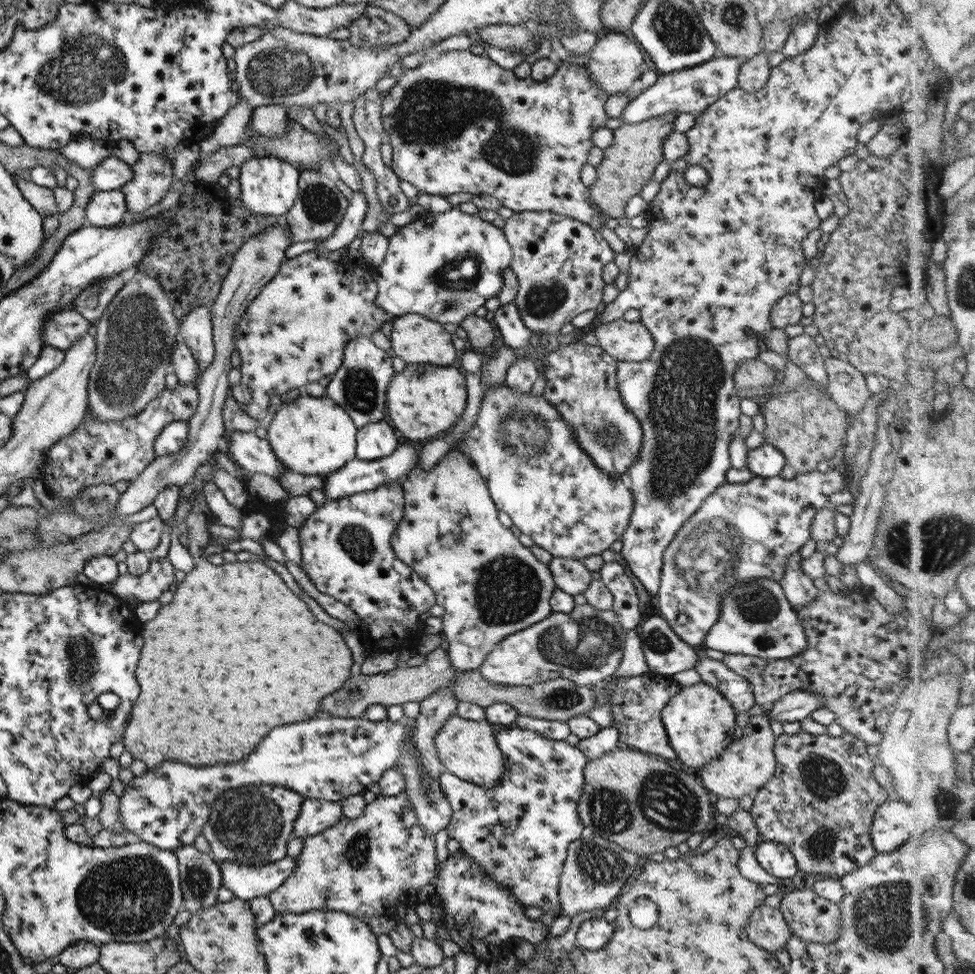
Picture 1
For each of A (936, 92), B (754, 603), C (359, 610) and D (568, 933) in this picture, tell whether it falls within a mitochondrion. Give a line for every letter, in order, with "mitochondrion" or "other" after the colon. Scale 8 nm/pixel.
A: other
B: mitochondrion
C: other
D: other

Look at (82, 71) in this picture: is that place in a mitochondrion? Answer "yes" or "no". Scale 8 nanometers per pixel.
yes

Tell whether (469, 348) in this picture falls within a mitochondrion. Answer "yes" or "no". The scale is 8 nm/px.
no

